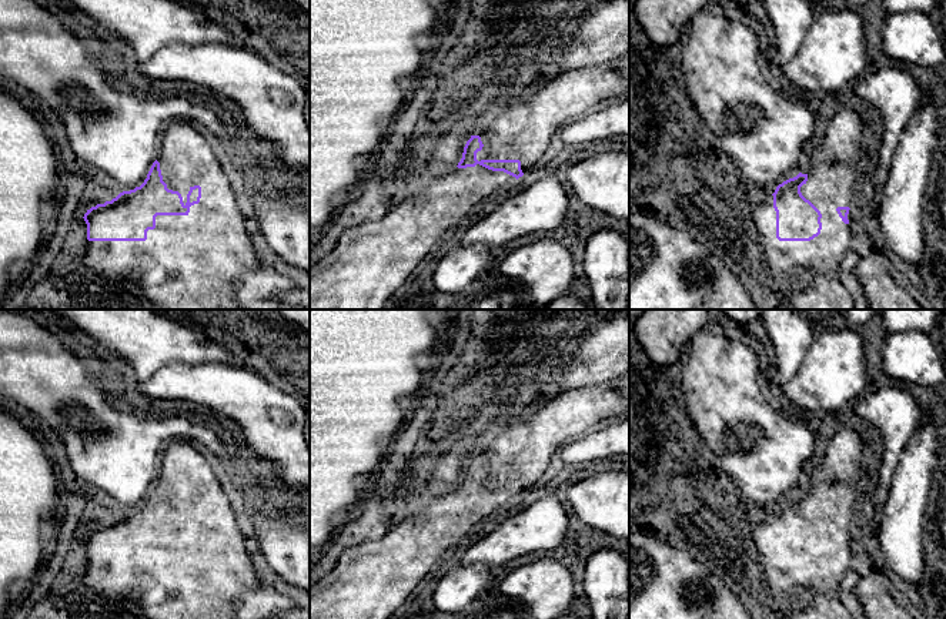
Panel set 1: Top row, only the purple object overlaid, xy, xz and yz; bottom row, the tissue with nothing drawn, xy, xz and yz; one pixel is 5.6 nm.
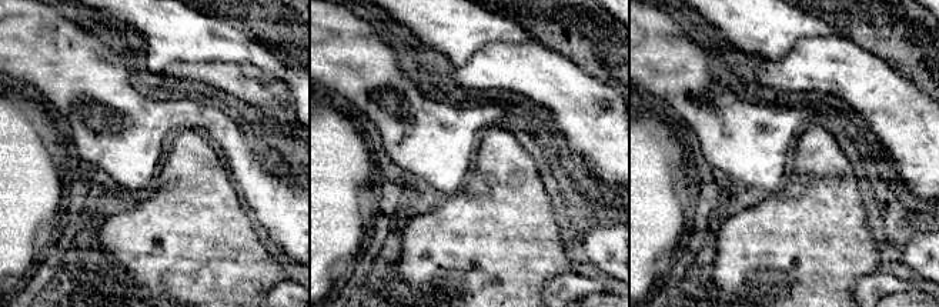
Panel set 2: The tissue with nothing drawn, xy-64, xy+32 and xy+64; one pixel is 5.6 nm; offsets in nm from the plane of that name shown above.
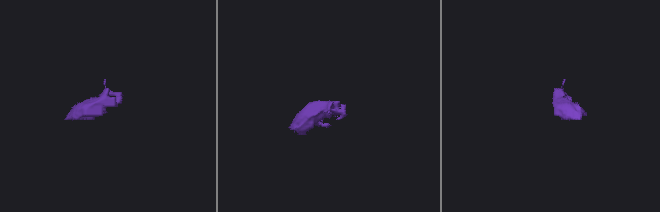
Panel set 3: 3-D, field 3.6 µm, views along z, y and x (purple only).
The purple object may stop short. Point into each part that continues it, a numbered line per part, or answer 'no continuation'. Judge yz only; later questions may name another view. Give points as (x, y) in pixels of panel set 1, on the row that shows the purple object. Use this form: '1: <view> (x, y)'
1: yz (805, 273)

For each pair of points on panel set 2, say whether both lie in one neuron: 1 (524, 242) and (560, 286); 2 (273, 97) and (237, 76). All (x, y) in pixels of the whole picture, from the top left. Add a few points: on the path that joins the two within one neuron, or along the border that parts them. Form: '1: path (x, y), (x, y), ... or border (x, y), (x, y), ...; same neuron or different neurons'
1: border (570, 272), (551, 277), (541, 292); different neurons
2: path (264, 92), (246, 83); same neuron

